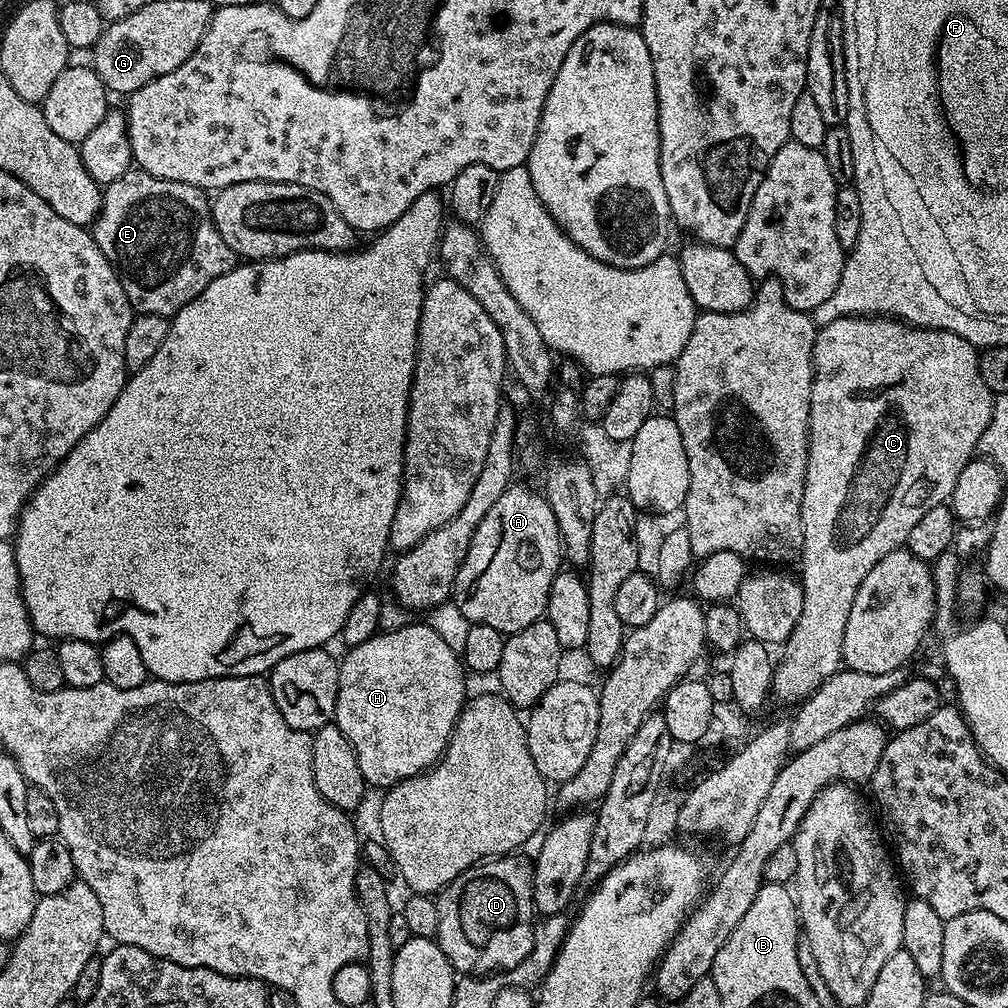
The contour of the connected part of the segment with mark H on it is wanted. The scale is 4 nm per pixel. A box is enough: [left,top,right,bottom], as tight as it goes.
[334,622,466,790]

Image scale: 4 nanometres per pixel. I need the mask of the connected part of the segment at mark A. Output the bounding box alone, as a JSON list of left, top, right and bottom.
[451,482,562,634]

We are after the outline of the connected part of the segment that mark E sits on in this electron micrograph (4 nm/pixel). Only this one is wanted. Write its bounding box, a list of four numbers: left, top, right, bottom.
[90,170,238,318]

